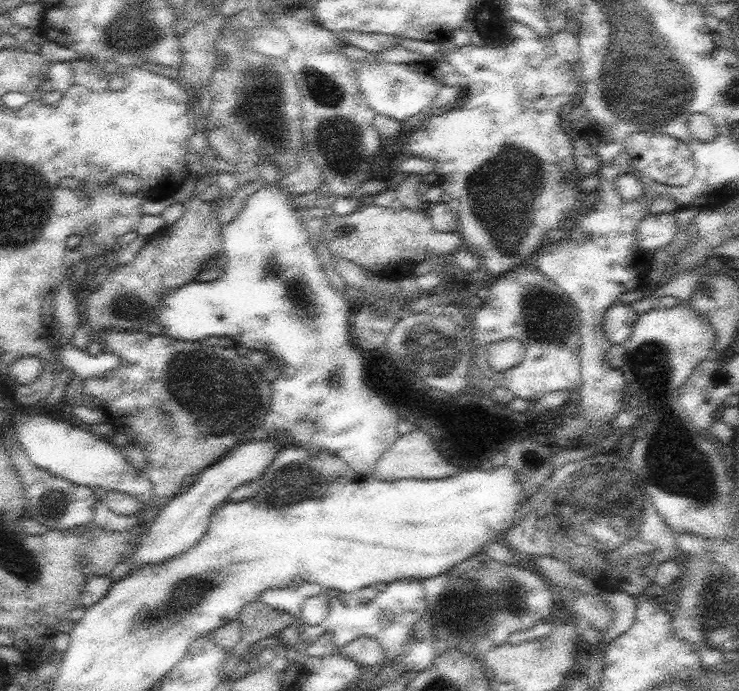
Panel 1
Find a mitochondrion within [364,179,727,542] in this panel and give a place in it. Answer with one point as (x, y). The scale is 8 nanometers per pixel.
(602, 494)

